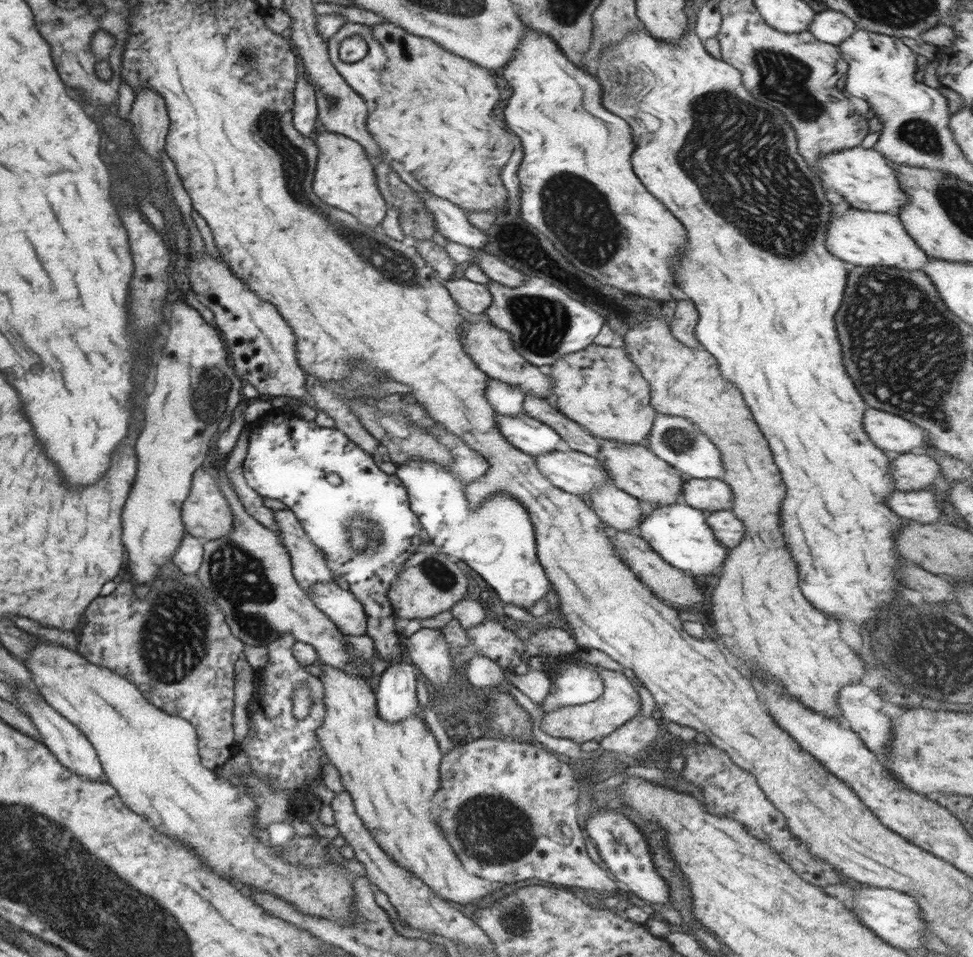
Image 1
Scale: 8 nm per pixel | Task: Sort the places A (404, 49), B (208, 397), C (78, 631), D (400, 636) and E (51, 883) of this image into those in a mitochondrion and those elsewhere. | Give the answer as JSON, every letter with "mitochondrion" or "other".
{"A":"other","B":"mitochondrion","C":"other","D":"other","E":"mitochondrion"}

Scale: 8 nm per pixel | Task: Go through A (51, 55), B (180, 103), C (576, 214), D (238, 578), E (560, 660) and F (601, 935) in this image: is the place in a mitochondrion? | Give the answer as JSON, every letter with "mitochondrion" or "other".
{"A":"other","B":"other","C":"mitochondrion","D":"mitochondrion","E":"other","F":"other"}

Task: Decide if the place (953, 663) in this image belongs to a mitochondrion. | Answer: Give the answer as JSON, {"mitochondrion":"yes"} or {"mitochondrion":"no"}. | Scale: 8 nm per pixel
{"mitochondrion":"yes"}

